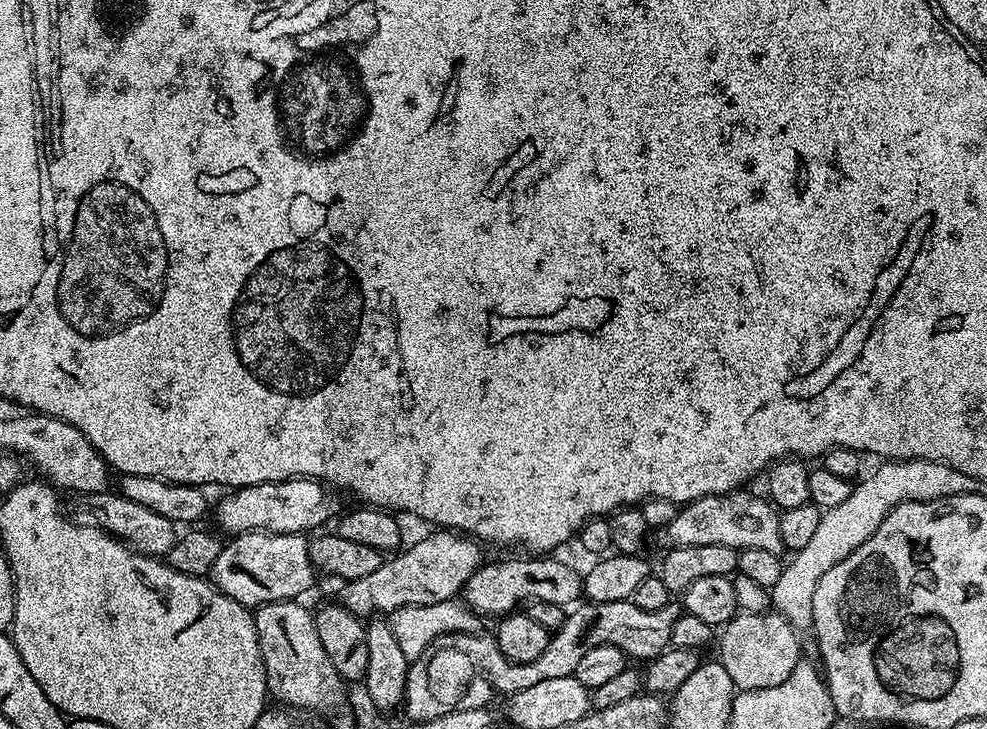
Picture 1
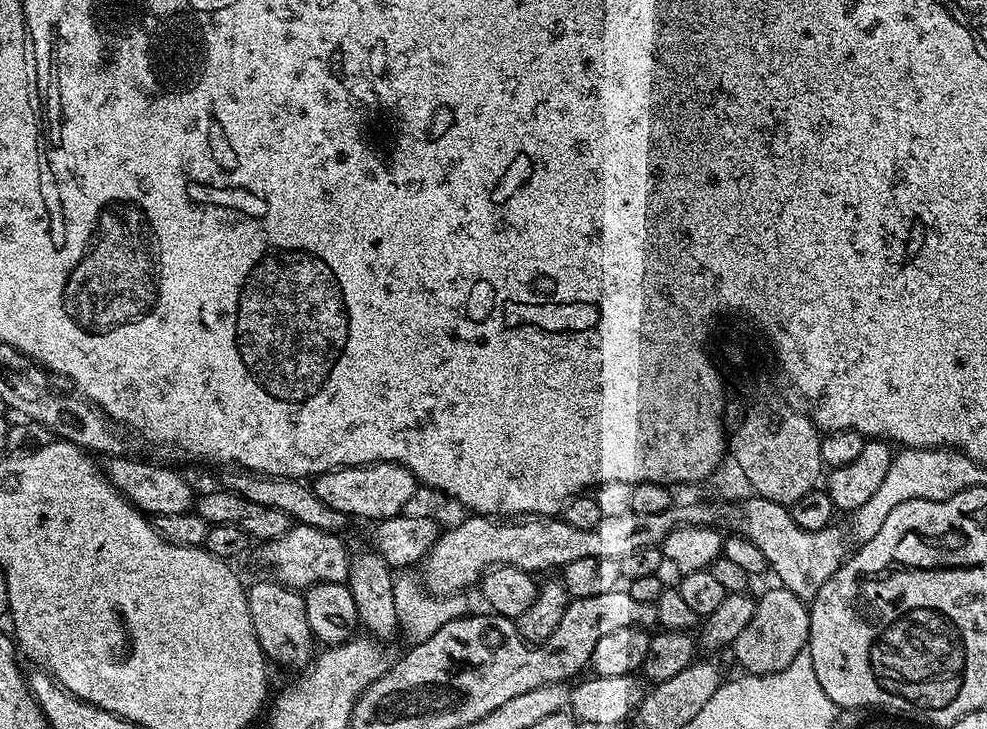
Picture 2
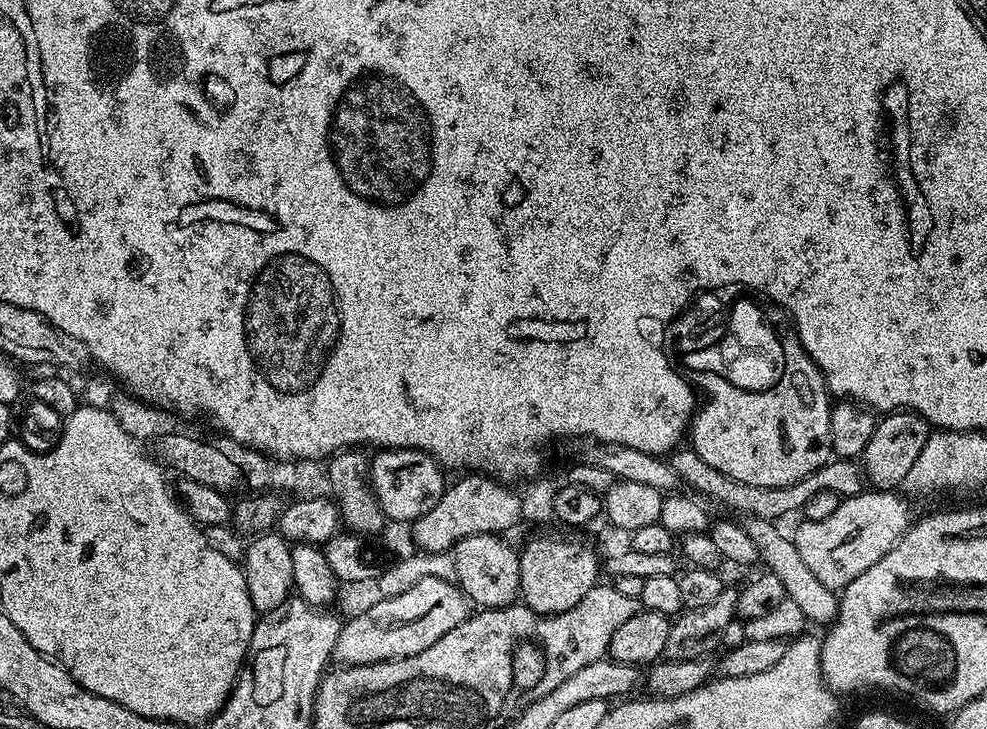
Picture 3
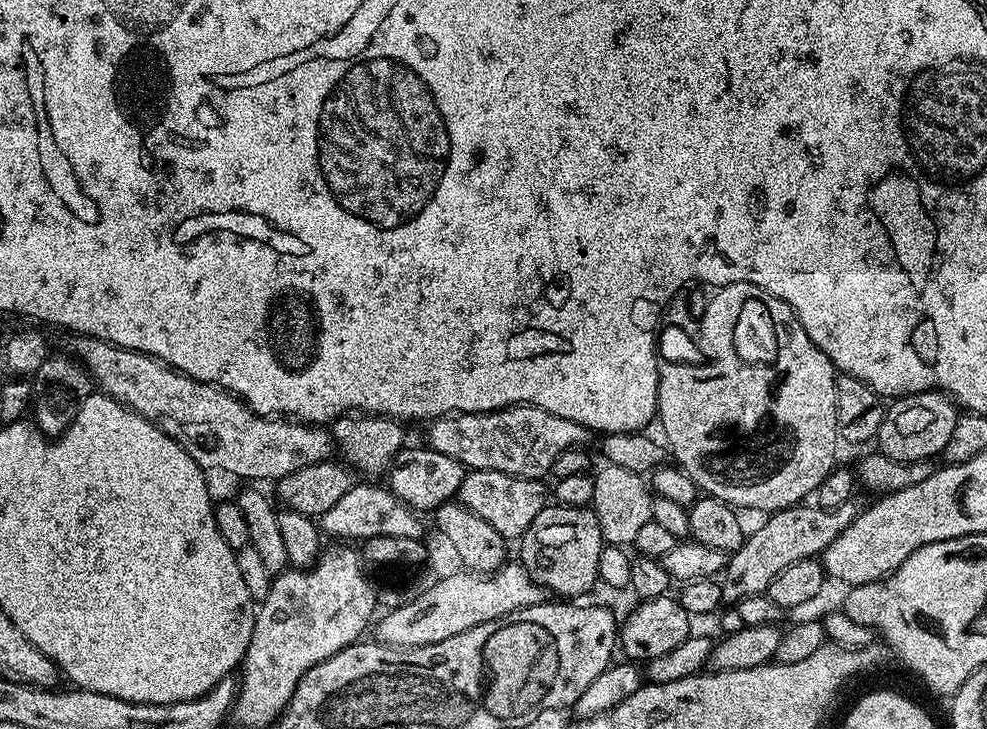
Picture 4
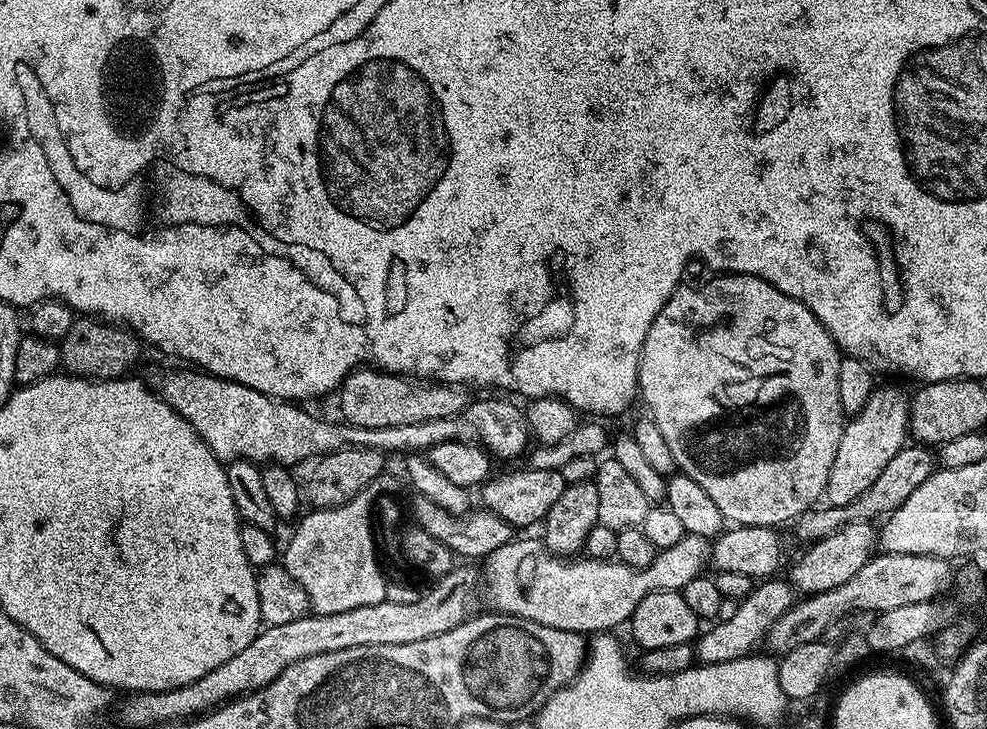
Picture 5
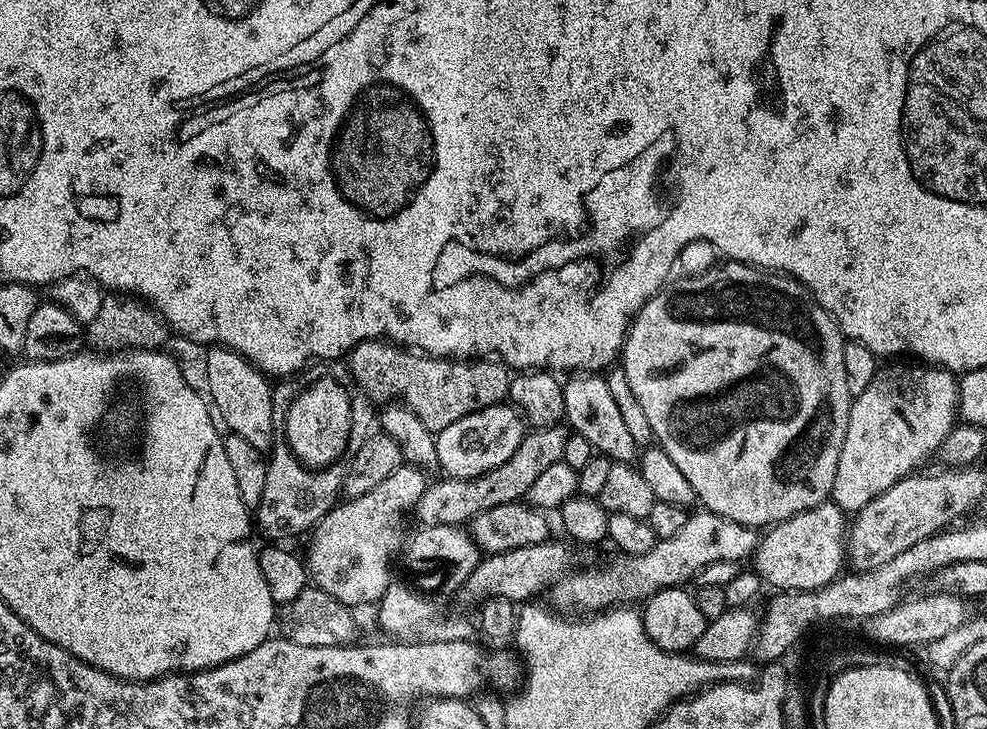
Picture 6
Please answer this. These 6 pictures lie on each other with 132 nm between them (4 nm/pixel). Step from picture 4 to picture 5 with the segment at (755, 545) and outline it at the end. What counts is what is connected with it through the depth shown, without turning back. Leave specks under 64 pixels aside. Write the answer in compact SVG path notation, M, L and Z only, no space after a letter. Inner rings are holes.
M906 446L901 452L894 454L894 458L887 464L886 470L882 470L878 482L874 482L874 486L870 486L870 490L866 490L866 494L854 498L854 502L841 508L813 506L807 512L796 517L794 527L796 527L797 538L804 540L803 542L815 542L834 534L848 524L863 520L876 522L881 518L887 518L894 510L898 510L898 506L902 506L902 502L906 502L906 498L910 498L910 494L914 494L914 490L918 490L918 486L922 486L922 482L926 482L926 478L930 478L934 471L933 449L928 446L914 447L916 448Z

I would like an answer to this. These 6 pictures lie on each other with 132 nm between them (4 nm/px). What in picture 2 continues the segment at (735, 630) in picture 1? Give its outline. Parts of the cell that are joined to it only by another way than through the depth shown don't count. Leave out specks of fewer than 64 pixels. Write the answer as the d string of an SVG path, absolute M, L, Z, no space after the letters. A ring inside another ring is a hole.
M775 586L769 592L759 593L754 618L746 625L746 630L738 634L734 651L736 660L745 673L753 676L774 674L778 670L786 670L800 652L805 651L810 630L808 617L809 605L783 586Z

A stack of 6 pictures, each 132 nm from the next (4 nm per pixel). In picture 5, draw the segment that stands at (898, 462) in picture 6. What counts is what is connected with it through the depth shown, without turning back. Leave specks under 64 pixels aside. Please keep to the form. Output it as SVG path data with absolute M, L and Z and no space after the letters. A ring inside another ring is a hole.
M880 386L873 392L870 402L862 406L859 414L845 423L838 442L838 454L834 454L834 466L830 466L830 478L824 487L823 499L831 507L841 508L866 494L866 490L878 482L882 470L886 470L894 454L906 447L910 436L909 405L909 397L904 397L898 389Z

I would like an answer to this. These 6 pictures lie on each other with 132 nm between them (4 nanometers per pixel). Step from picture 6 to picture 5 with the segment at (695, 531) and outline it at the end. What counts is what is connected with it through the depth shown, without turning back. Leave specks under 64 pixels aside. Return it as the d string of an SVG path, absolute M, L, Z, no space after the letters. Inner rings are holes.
M686 534L682 538L682 542L678 542L678 546L670 546L669 548L657 551L654 562L650 566L646 566L645 568L631 568L630 566L617 562L615 559L589 560L587 558L561 558L555 552L545 548L539 539L520 540L520 538L514 538L510 542L506 542L506 546L498 546L498 550L494 550L494 554L487 556L483 564L484 572L482 568L482 574L483 577L484 574L486 576L488 600L496 607L493 609L497 613L517 616L530 622L538 622L542 626L554 626L554 630L570 630L571 632L581 634L589 634L588 632L592 632L591 634L608 634L616 630L612 628L618 627L619 624L627 625L631 621L638 602L642 602L642 598L646 598L646 594L650 594L651 592L680 592L686 586L686 582L690 582L695 576L701 575L710 564L710 541L706 538L698 538L697 536Z

